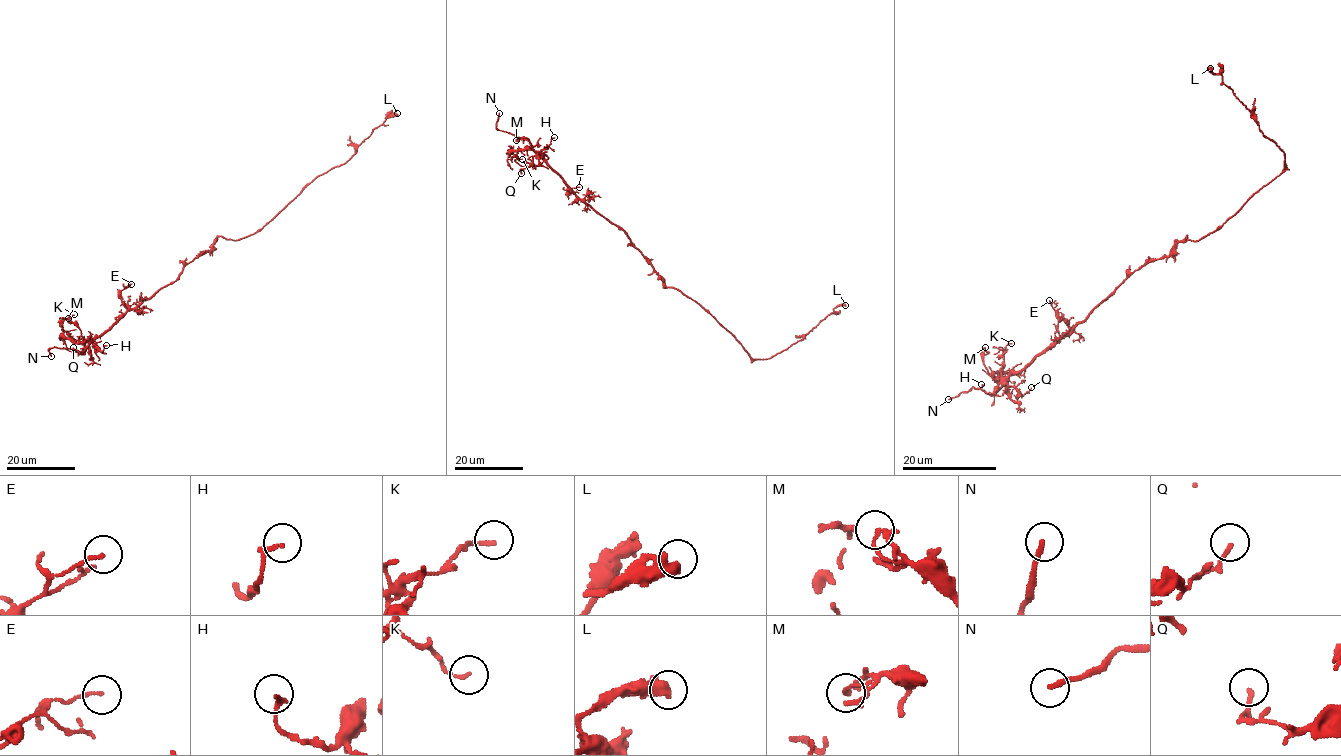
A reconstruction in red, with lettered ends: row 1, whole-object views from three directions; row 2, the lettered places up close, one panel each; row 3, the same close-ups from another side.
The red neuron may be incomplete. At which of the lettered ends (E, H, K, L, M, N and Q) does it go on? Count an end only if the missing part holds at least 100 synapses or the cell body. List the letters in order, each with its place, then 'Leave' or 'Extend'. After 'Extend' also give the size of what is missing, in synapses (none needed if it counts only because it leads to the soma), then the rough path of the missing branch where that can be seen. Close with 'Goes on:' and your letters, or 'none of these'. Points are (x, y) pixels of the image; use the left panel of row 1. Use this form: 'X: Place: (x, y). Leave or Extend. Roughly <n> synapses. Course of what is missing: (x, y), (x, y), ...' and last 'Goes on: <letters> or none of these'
E: Place: (131, 284). Leave
H: Place: (106, 345). Leave
K: Place: (74, 314). Leave
L: Place: (397, 113). Leave
M: Place: (68, 318). Leave
N: Place: (51, 356). Extend. Course of what is missing: (51, 356), (68, 359), (79, 370), (89, 373)
Q: Place: (73, 347). Leave
Goes on: N

